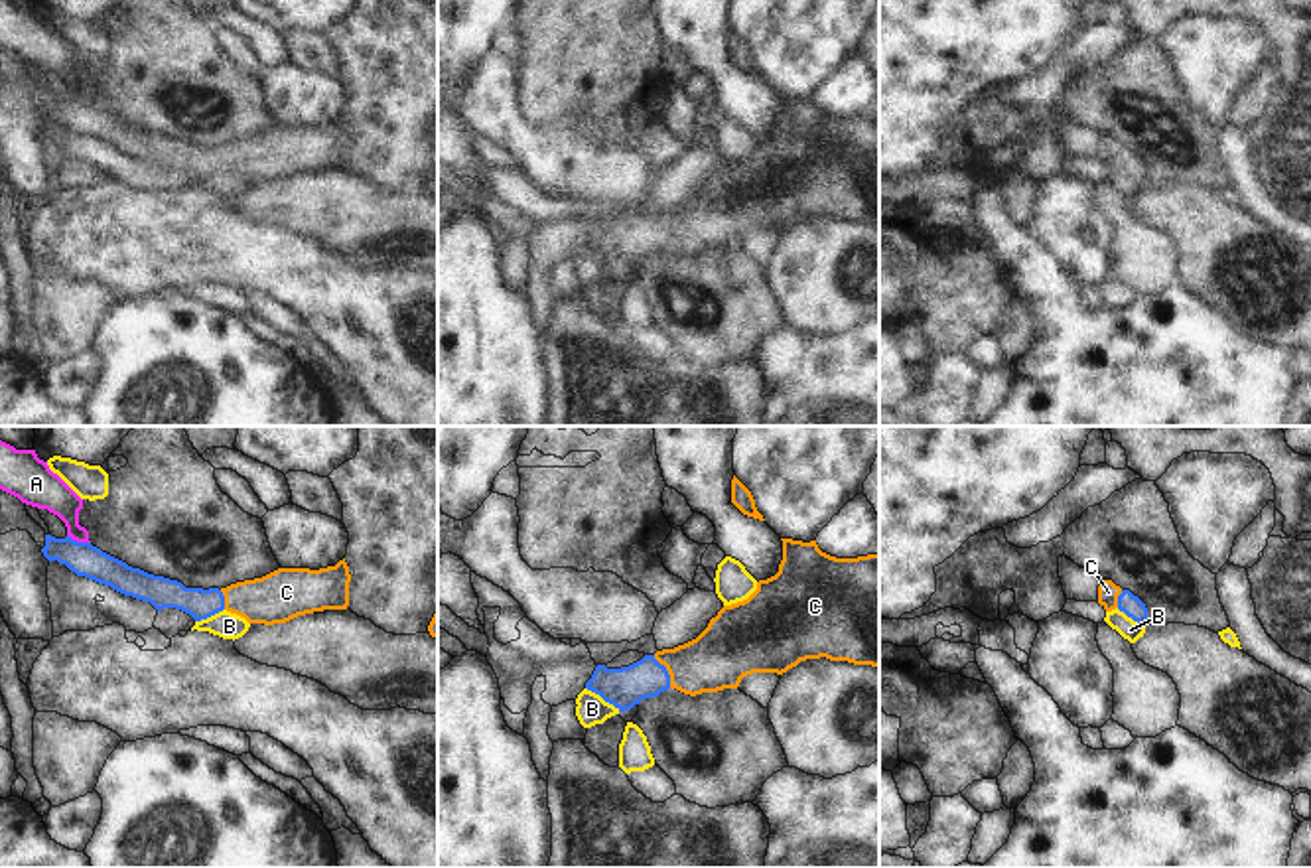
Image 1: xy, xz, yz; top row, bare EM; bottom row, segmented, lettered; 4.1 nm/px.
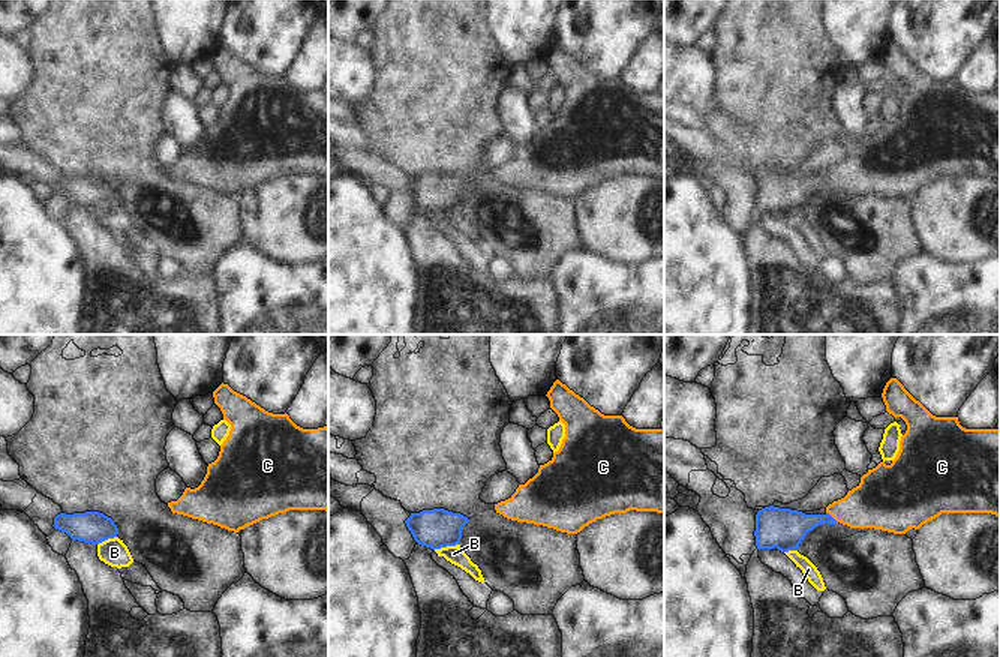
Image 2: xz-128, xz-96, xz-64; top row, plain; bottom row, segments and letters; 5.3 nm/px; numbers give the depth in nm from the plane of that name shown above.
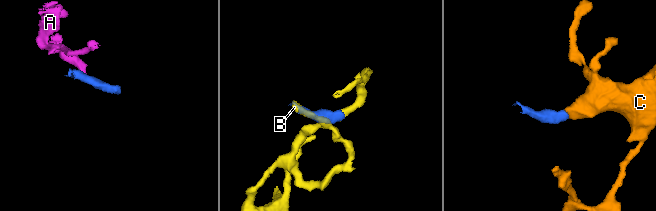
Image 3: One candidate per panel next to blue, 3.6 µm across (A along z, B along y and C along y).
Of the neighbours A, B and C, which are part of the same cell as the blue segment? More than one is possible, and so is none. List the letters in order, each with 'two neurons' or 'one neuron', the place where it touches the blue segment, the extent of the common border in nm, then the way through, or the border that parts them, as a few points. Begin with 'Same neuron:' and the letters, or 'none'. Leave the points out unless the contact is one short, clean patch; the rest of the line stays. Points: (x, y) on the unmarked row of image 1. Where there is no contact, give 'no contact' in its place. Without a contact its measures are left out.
Same neuron: C
A: two neurons; contact xy (79, 101); length 100 nm; border xy (68, 93), (89, 101)
B: two neurons; contact xz (604, 257); length 170 nm; border xz (586, 245), (620, 269)
C: one neuron; contact xz (667, 229); length 150 nm; way xz (625, 245), (667, 229), (704, 223), (724, 212)

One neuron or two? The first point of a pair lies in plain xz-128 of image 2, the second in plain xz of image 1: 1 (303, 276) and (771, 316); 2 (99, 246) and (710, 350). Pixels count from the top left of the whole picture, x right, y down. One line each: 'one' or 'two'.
1: two
2: two

